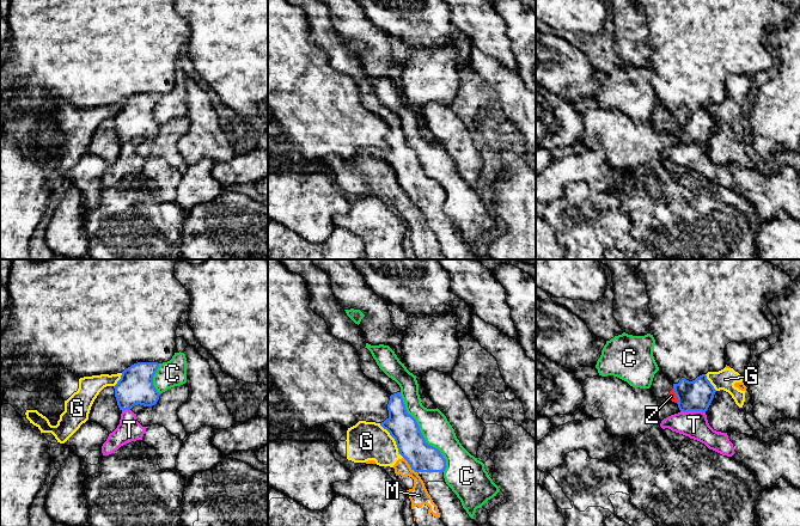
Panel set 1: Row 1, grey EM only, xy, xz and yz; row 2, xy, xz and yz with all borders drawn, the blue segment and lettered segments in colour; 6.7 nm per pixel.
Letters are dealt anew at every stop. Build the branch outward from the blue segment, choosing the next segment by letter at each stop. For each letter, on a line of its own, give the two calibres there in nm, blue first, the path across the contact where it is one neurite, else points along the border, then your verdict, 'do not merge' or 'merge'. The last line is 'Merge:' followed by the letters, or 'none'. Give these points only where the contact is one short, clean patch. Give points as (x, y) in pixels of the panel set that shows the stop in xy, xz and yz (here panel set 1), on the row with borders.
C: calibres 200 and 200 nm; do not merge
G: calibres 200 and 260 nm; border xz (379, 423), (394, 439), (398, 451); do not merge
M: calibres 200 and 130 nm; border xz (403, 457), (417, 473); do not merge
T: calibres 200 and 180 nm; border yz (681, 410), (704, 413); do not merge
Z: calibres 200 and 50 nm; way yz (697, 395), (676, 395), (671, 396); merge
Merge: Z

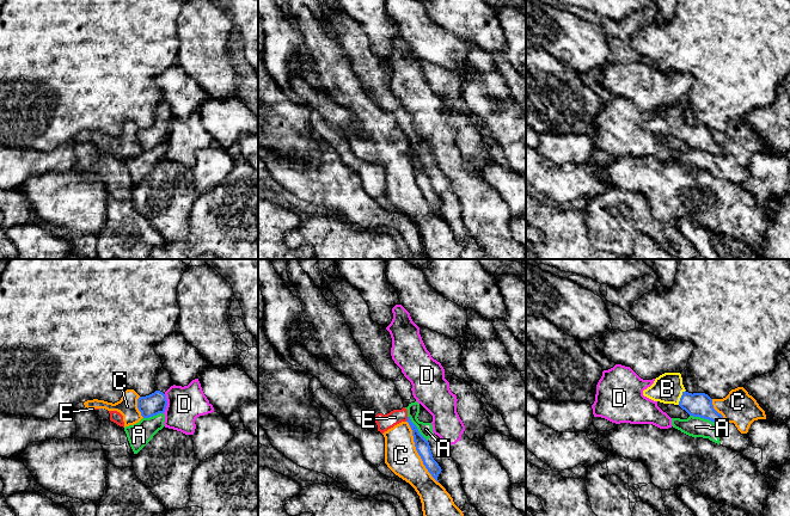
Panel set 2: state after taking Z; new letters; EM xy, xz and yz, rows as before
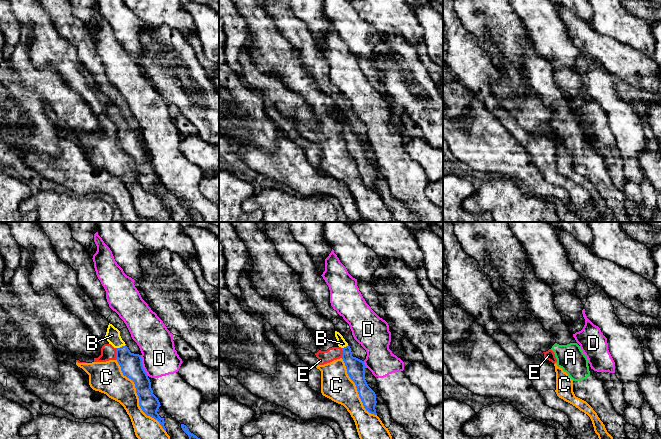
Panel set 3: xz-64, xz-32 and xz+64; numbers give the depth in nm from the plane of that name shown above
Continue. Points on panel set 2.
A: calibres 160 and 140 nm; border yz (690, 415), (708, 418), (716, 423); do not merge
B: calibres 160 and 200 nm; way yz (700, 405), (692, 404), (681, 397), (667, 388); merge
C: calibres 100 and 220 nm; do not merge
D: calibres 150 and 240 nm; border xy (165, 394), (166, 409), (163, 412); do not merge
E: calibres 100 and 100 nm; border xz (408, 417), (405, 421); do not merge
Merge: B

